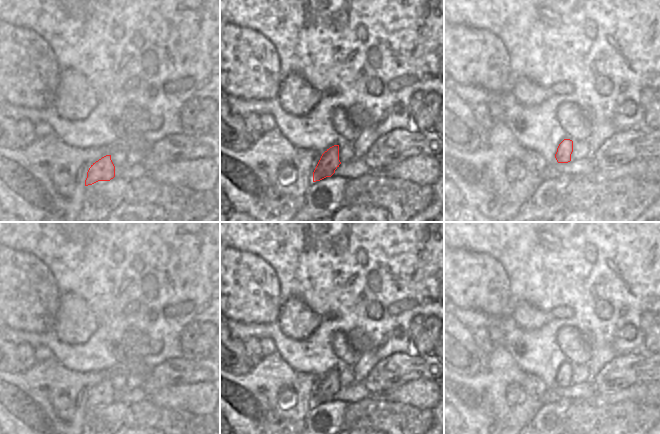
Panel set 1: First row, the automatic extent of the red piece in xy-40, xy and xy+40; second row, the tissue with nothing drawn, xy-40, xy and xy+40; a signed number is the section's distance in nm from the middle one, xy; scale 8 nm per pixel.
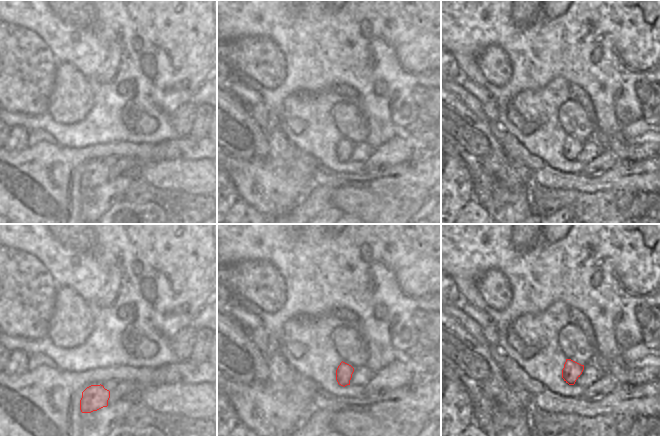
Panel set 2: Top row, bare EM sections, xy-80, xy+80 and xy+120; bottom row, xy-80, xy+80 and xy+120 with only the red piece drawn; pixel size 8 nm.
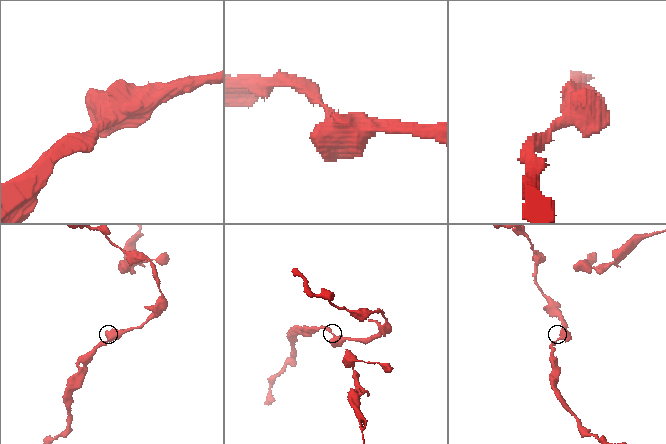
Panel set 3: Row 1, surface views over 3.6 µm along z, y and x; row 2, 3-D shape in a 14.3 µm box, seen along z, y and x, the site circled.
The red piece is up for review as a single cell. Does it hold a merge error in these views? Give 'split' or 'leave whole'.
leave whole

